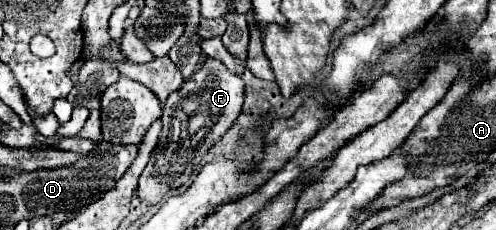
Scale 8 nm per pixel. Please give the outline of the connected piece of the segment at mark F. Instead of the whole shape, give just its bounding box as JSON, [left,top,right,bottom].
[138,59,244,205]

